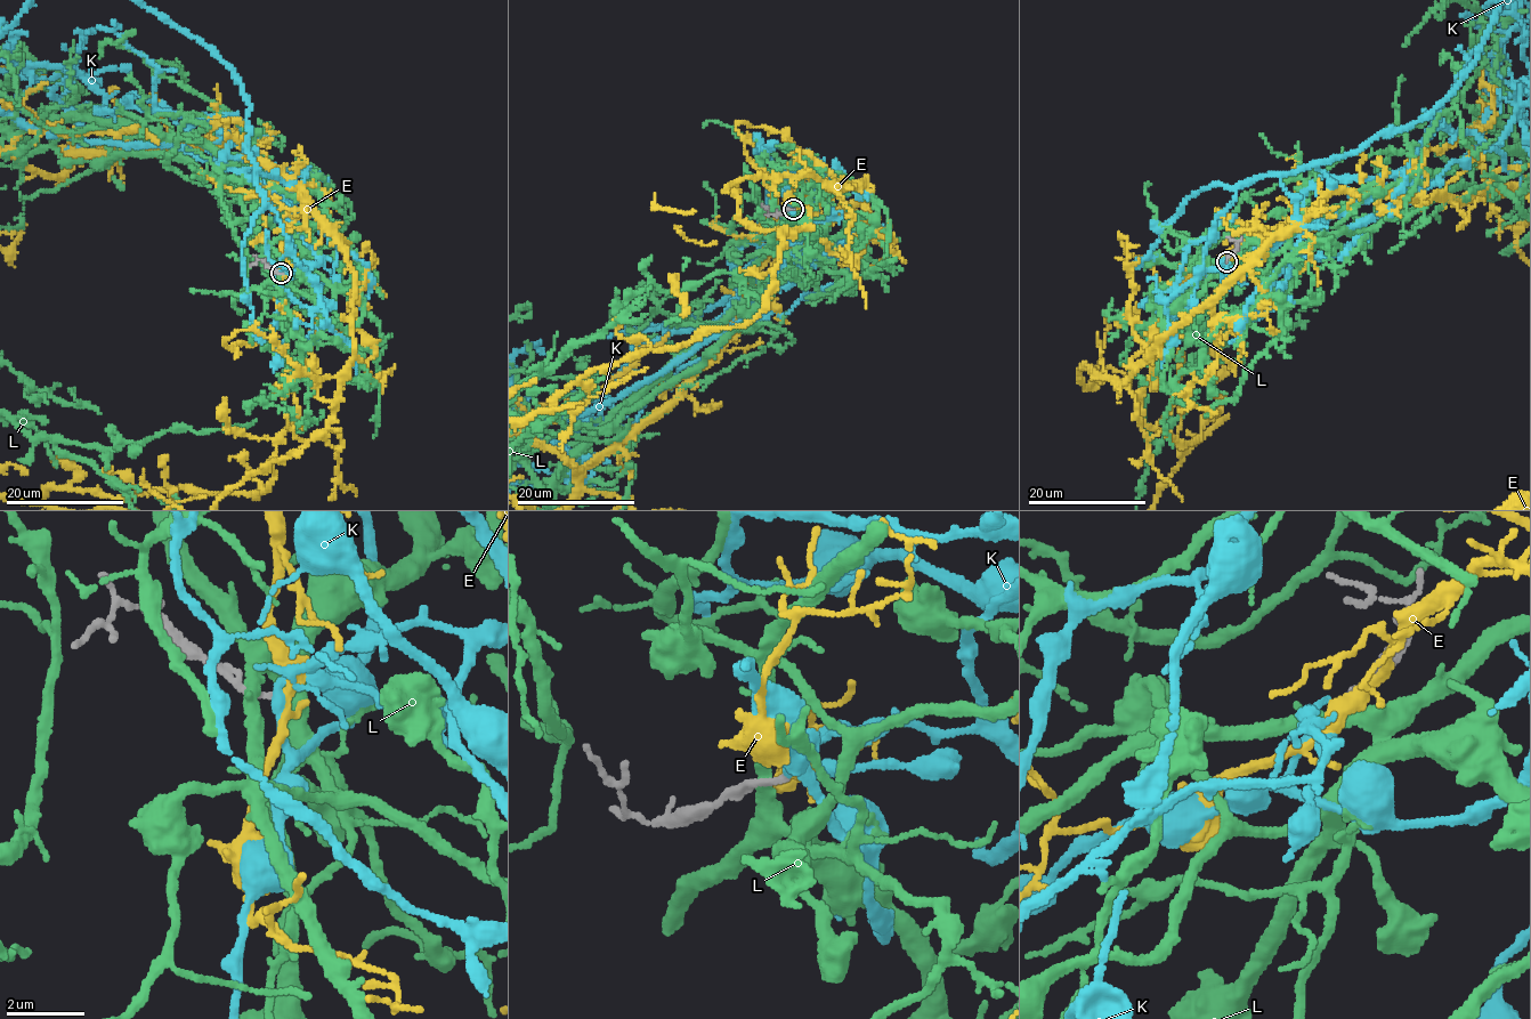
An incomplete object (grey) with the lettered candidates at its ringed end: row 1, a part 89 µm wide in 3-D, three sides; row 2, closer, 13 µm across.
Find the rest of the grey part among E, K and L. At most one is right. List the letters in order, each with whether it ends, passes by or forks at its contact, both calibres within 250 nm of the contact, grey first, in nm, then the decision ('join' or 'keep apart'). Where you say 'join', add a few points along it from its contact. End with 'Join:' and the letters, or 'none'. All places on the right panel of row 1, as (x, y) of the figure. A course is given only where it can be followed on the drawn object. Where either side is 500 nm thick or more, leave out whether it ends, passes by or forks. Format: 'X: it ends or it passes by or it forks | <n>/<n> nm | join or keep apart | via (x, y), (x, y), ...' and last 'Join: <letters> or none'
E: it forks | 160/240 nm | join
K: it passes by | 160/200 nm | keep apart
L: it passes by | 240/320 nm | keep apart
Join: E

